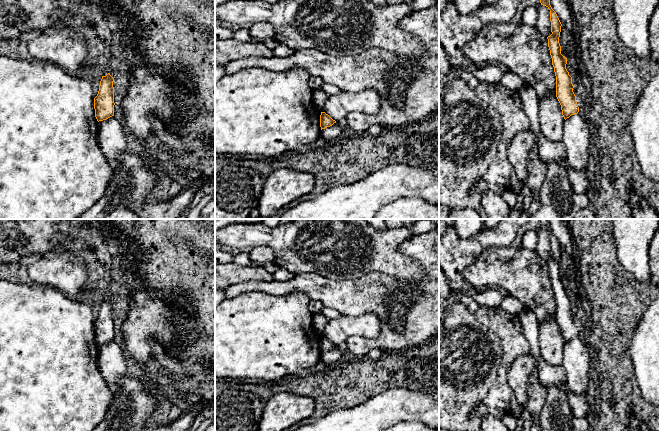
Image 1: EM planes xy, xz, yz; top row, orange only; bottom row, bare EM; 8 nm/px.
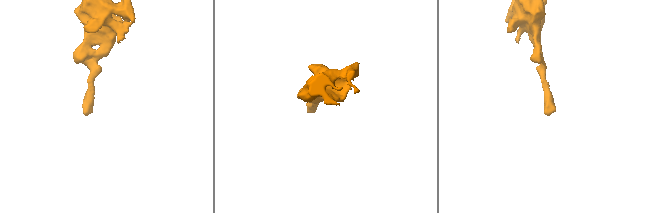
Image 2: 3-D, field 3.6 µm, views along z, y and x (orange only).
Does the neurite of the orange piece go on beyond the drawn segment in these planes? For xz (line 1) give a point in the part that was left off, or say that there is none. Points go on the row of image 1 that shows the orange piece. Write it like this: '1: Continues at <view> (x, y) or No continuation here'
1: No continuation here

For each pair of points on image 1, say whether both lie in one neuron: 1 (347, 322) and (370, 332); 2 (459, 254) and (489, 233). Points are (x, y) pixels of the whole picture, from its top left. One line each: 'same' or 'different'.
1: same
2: same

